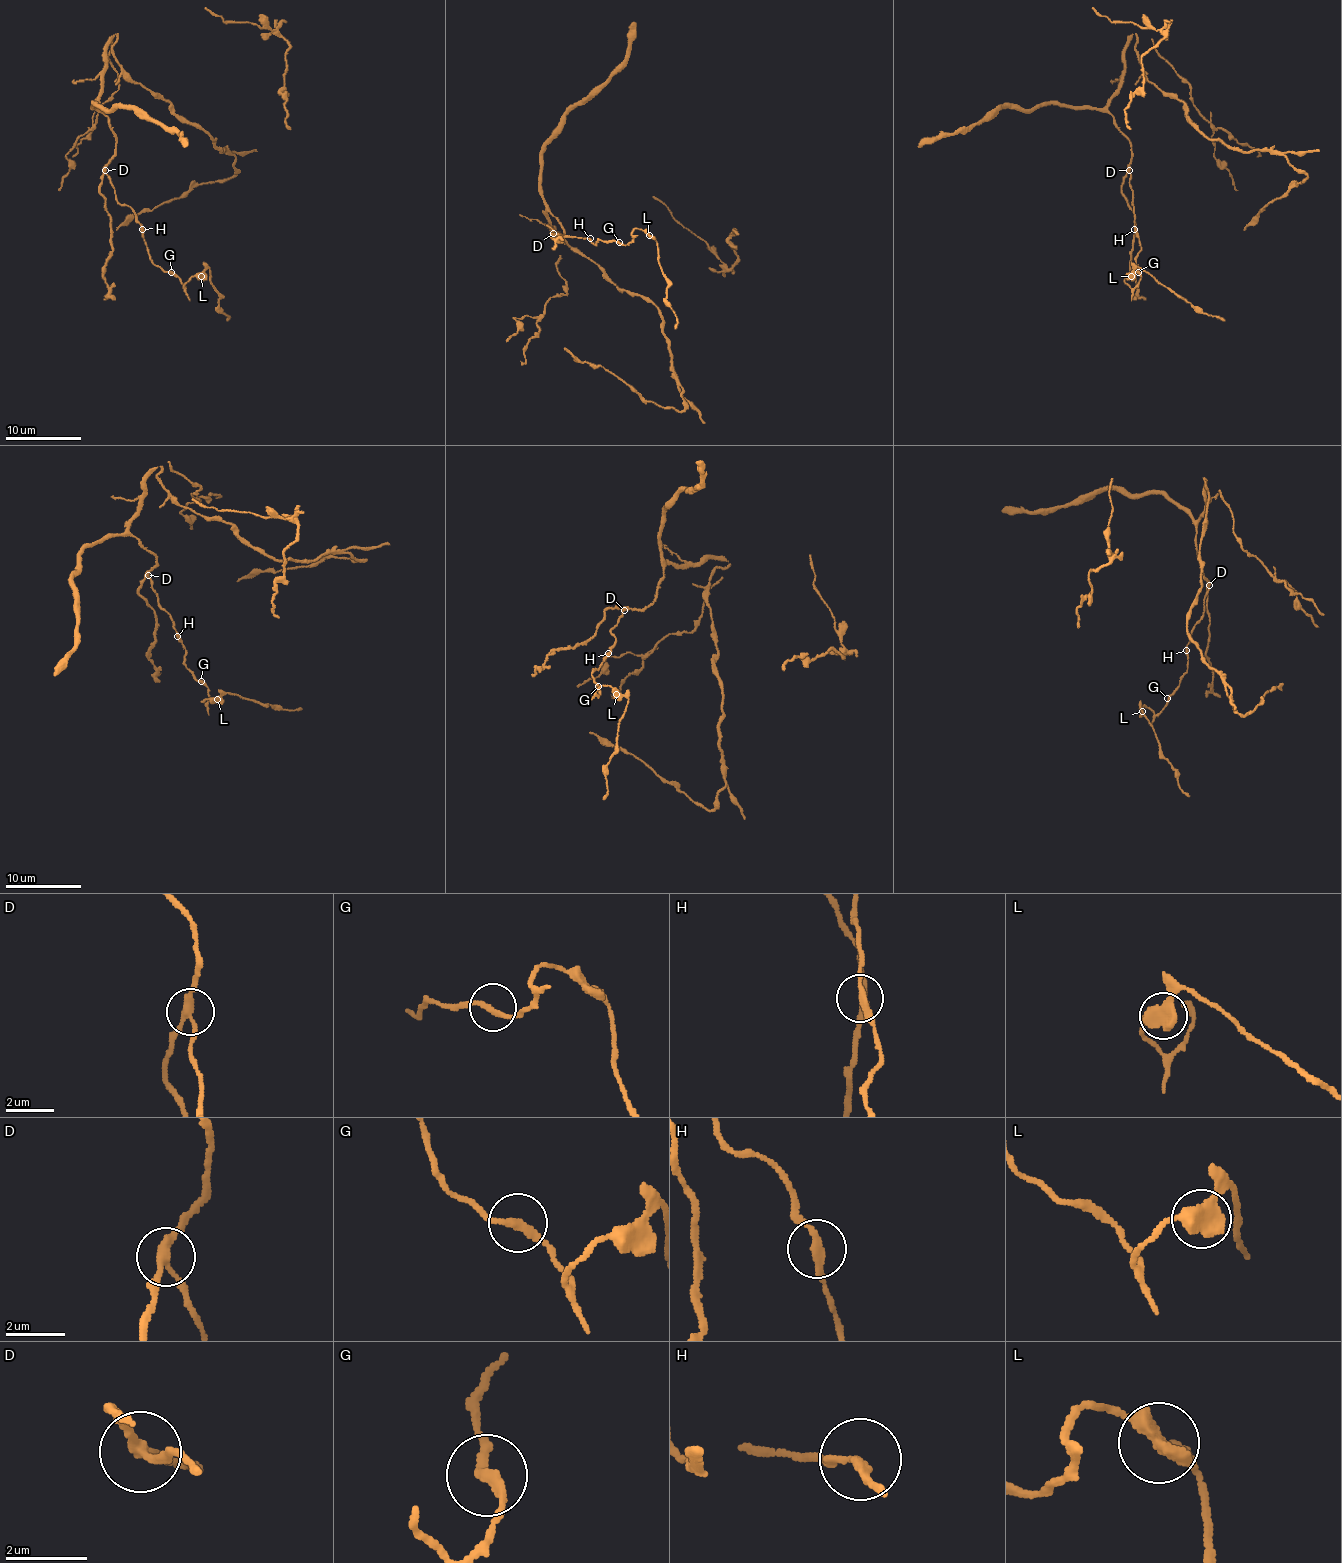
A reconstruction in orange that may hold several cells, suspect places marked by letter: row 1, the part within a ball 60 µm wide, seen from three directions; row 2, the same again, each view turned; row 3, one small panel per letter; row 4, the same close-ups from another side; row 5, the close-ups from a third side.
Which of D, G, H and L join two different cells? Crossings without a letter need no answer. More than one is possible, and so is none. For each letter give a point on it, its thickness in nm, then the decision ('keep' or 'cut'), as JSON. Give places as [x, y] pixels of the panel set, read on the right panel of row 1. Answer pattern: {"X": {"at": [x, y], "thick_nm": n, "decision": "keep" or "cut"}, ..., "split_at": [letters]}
{"D": {"at": [1129, 170], "thick_nm": 240, "decision": "cut"}, "G": {"at": [1138, 272], "thick_nm": 240, "decision": "keep"}, "H": {"at": [1134, 229], "thick_nm": 240, "decision": "keep"}, "L": {"at": [1131, 276], "thick_nm": 480, "decision": "cut"}, "split_at": ["D", "L"]}

